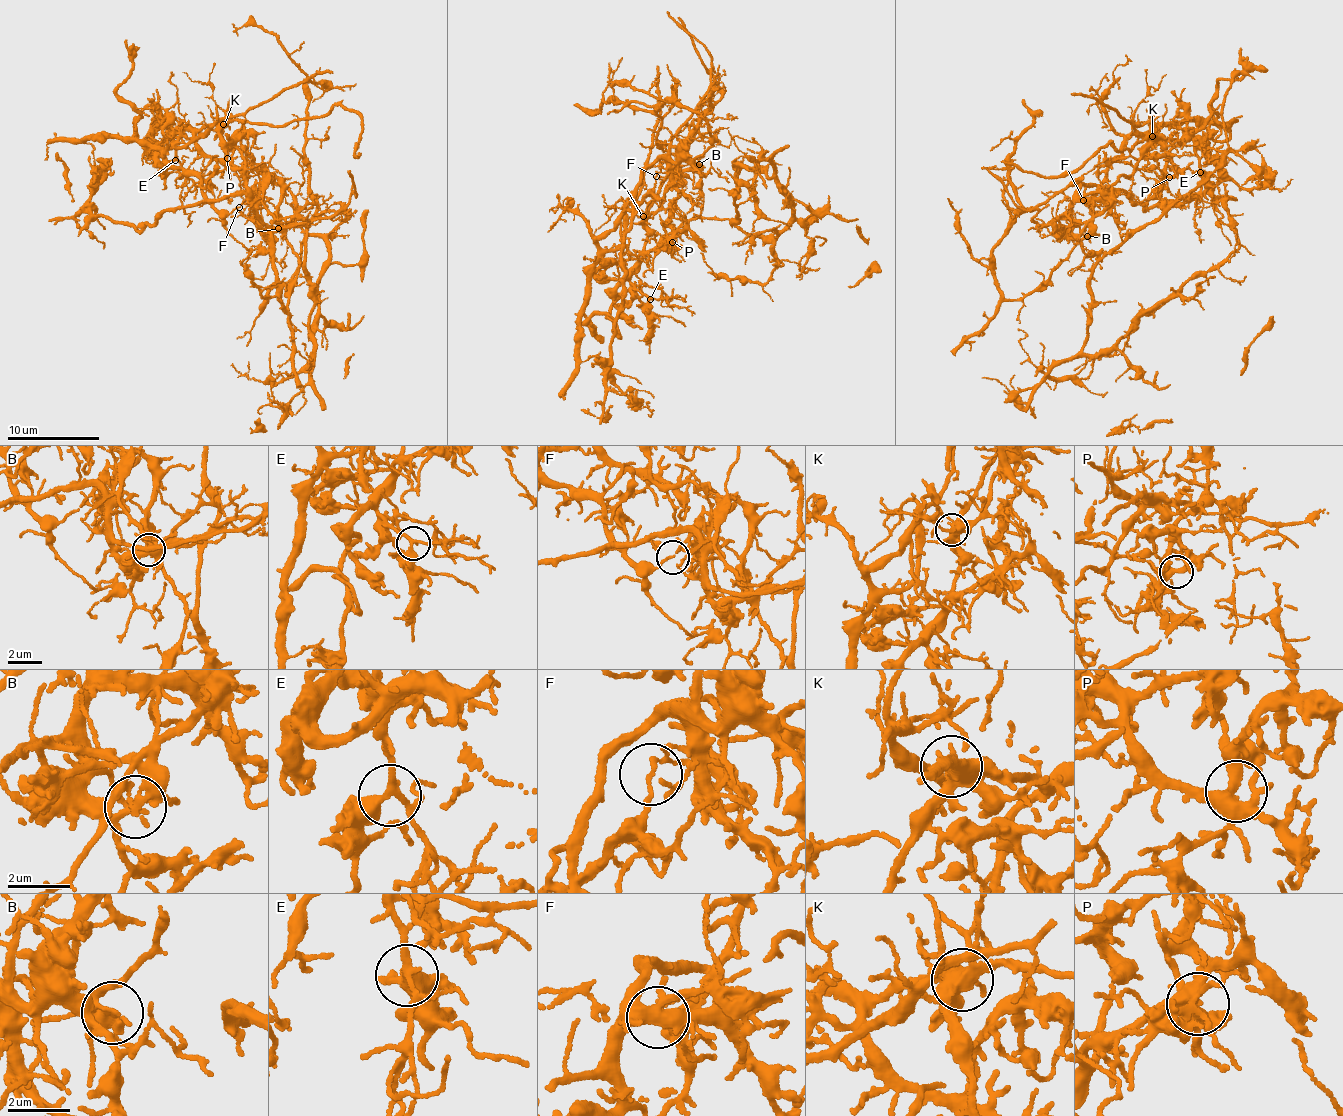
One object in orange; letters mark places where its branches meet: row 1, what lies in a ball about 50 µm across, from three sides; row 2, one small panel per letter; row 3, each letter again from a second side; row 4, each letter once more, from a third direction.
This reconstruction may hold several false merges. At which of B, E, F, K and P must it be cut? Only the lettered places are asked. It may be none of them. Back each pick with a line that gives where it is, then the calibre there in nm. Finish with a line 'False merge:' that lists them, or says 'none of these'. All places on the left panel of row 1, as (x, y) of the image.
B: (278, 228) | 240 nm
F: (239, 207) | 110 nm
K: (223, 124) | 400 nm
False merge: B, F, K

